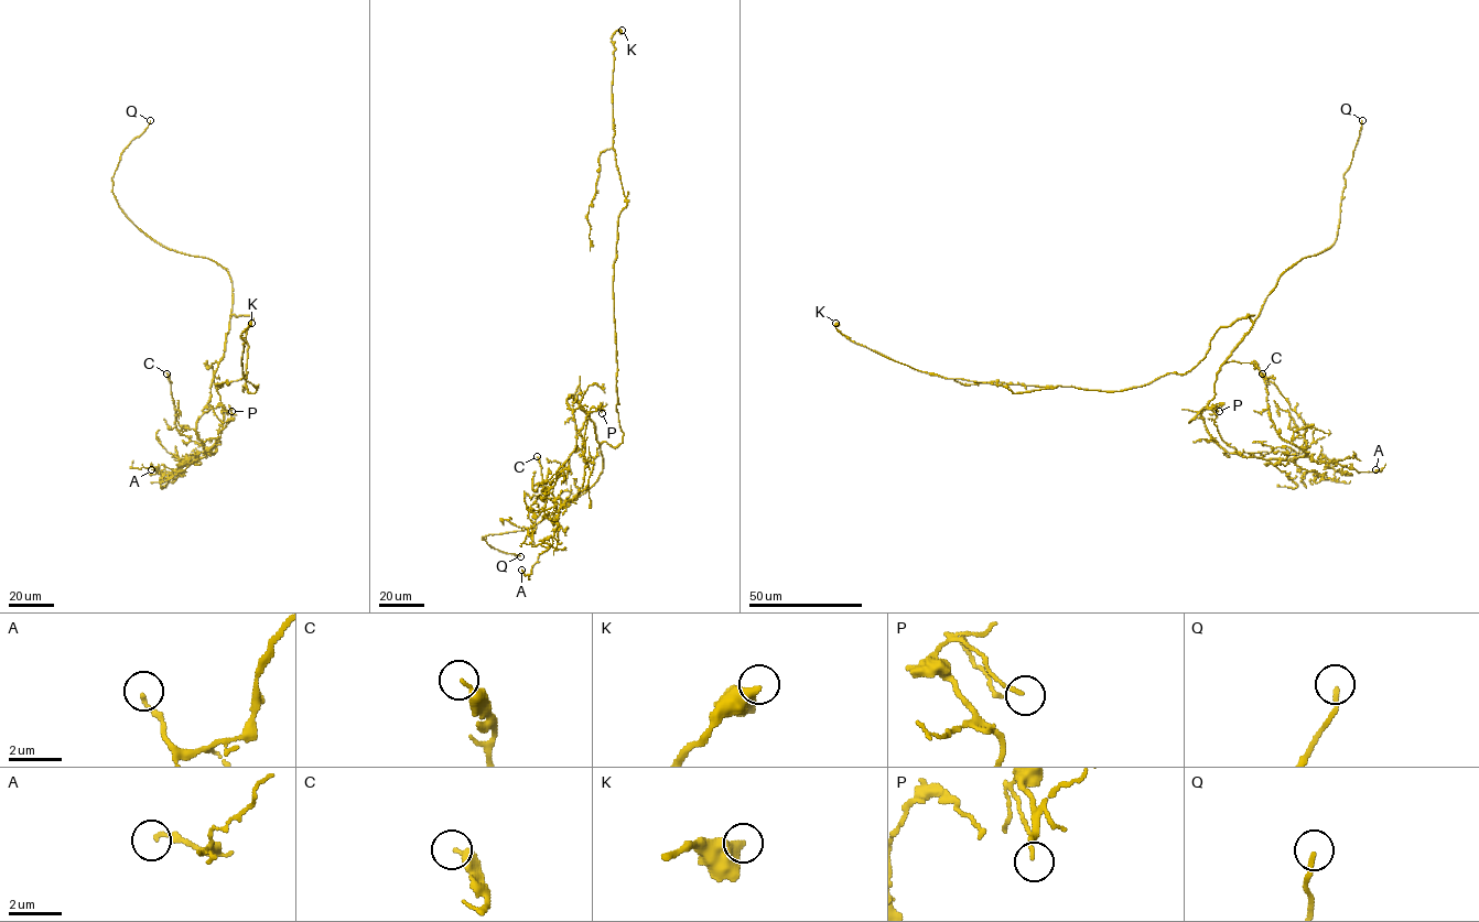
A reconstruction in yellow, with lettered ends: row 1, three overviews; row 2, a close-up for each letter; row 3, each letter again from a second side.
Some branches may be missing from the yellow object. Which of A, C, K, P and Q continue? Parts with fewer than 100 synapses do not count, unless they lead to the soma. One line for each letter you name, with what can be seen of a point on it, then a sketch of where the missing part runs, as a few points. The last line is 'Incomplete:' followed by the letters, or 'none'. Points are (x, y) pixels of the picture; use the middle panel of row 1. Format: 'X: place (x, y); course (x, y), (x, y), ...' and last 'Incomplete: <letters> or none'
Q: place (520, 556); course (520, 556), (533, 556), (554, 542), (578, 543)
Incomplete: Q

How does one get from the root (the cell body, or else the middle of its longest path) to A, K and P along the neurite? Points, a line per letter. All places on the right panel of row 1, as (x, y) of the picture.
A: (1210, 346), (1220, 327), (1252, 315), (1226, 362), (1258, 368), (1277, 434), (1315, 460), (1375, 469)
K: (1210, 346), (1185, 373), (1143, 386), (1013, 393), (914, 369), (851, 342), (835, 323)
P: (1210, 346), (1220, 327), (1252, 315), (1200, 415), (1208, 433), (1233, 453), (1213, 423), (1211, 408), (1219, 411)

